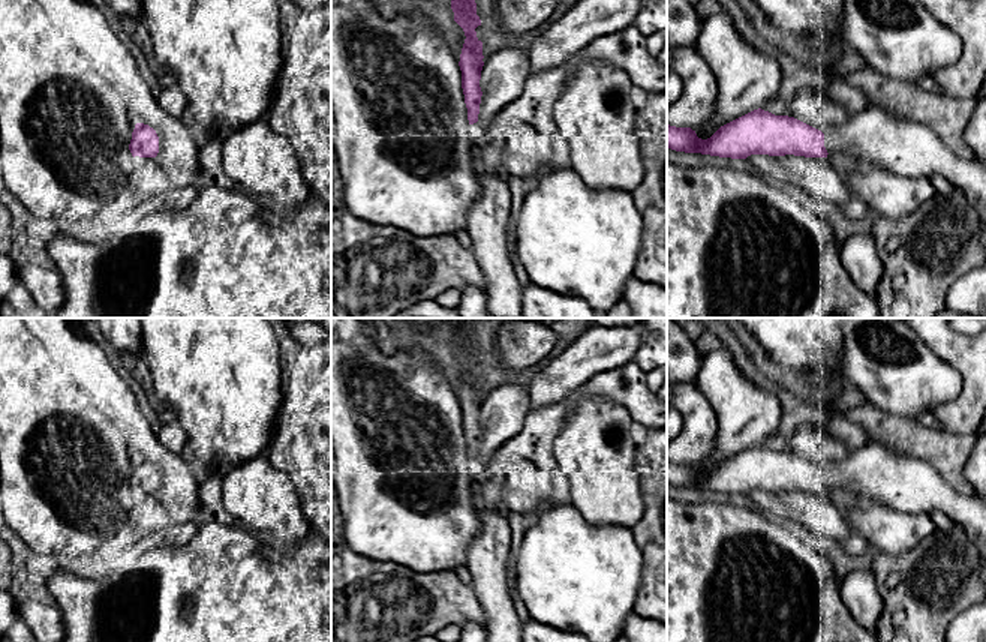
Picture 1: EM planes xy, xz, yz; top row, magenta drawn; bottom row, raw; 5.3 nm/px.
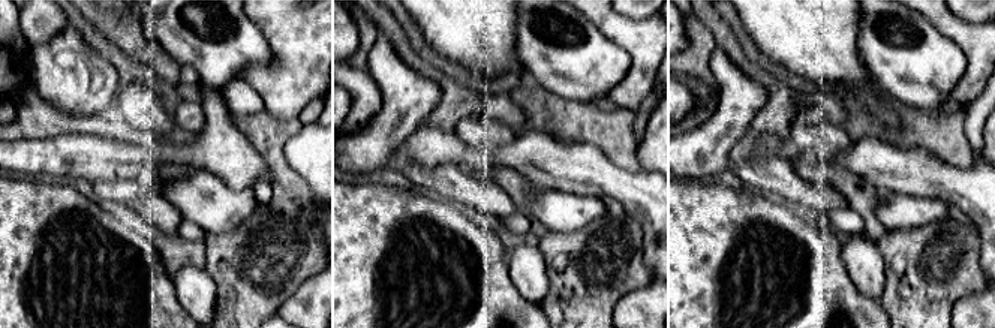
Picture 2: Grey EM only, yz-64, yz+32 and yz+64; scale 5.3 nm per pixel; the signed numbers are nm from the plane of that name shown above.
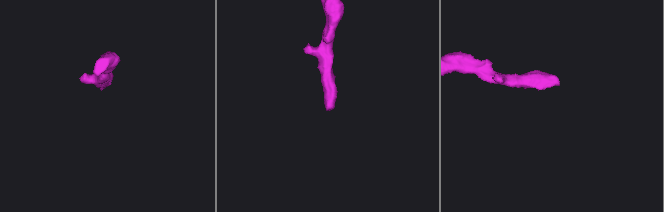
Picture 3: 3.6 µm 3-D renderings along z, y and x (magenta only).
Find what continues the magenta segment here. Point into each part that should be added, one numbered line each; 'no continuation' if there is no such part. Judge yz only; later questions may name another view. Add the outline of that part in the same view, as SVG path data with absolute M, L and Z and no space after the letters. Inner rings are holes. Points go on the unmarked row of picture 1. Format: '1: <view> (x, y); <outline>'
1: yz (875, 473); M871 442L850 450L844 460L824 468L827 489L847 489L860 501L872 501L895 510L917 514L941 512L959 524L970 540L977 546L982 566L982 579L986 582L986 498L976 494L961 495L926 462L899 453L883 442Z

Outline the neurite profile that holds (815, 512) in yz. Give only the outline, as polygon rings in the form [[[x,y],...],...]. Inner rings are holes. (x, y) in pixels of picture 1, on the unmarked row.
[[[751,490],[746,496],[763,513],[793,520],[838,543],[842,543],[853,531],[826,494]]]

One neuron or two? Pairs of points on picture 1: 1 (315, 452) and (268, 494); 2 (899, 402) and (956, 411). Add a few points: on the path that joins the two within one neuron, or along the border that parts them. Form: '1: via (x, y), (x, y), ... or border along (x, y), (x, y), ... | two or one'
1: border along (267, 452), (289, 477), (304, 507) | two
2: border along (961, 386), (955, 398), (937, 404), (931, 411) | two

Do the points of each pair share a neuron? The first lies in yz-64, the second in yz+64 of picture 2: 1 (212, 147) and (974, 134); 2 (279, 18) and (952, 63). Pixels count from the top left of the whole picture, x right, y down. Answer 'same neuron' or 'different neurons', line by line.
1: same neuron
2: different neurons

